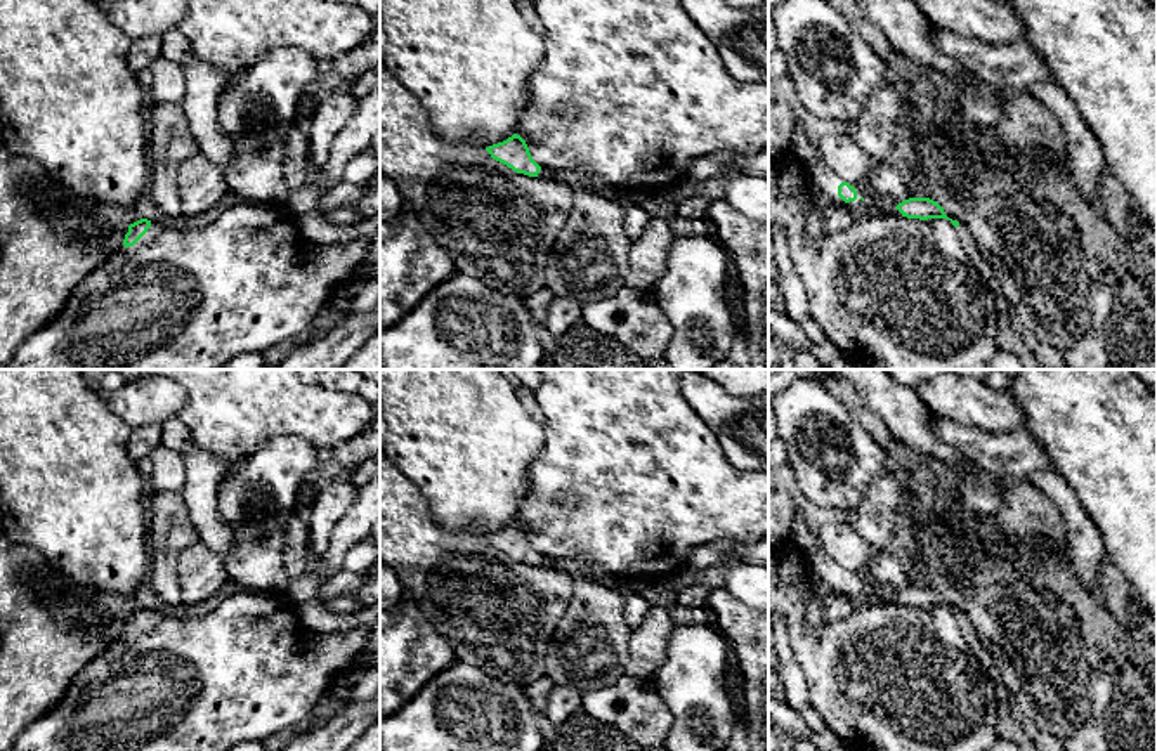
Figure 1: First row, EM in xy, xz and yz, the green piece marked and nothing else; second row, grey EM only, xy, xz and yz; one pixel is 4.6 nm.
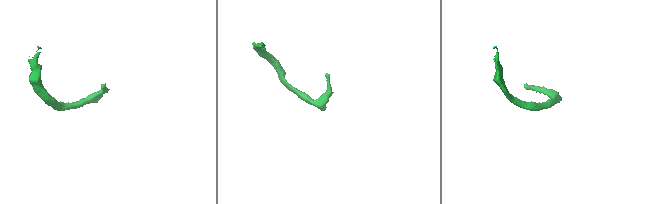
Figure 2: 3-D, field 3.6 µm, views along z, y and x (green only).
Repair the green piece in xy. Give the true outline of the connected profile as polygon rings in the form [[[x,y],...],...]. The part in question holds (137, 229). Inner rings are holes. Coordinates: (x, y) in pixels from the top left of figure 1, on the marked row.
[[[141,219],[128,225],[128,232],[125,234],[123,245],[128,250],[139,250],[141,246],[156,239],[161,231],[163,227],[158,222]]]

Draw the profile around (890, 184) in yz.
[[[902,144],[900,151],[904,153],[909,168],[902,170],[893,154],[874,158],[876,165],[871,175],[857,182],[867,196],[874,196],[874,205],[864,206],[847,206],[826,199],[820,210],[822,232],[838,232],[855,224],[860,217],[867,213],[890,215],[890,208],[897,206],[909,198],[925,198],[911,186],[911,177],[925,177],[926,158],[921,156],[916,146],[905,147]]]

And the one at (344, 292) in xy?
[[[357,272],[350,279],[340,283],[333,291],[333,304],[347,304],[352,297],[357,295],[366,281],[368,278],[363,272]]]

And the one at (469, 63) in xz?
[[[380,0],[380,57],[422,102],[434,130],[453,144],[486,149],[515,134],[543,52],[541,35],[526,23],[515,0]]]

